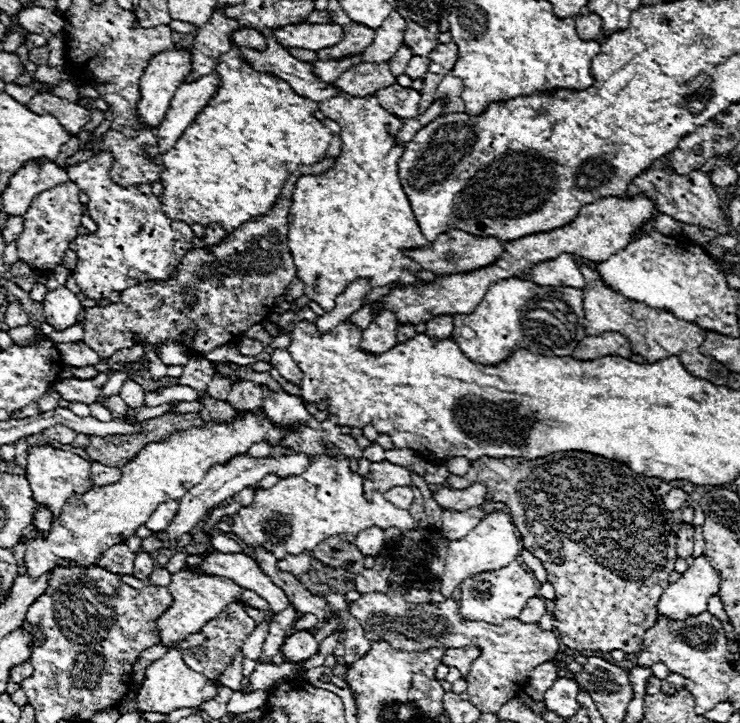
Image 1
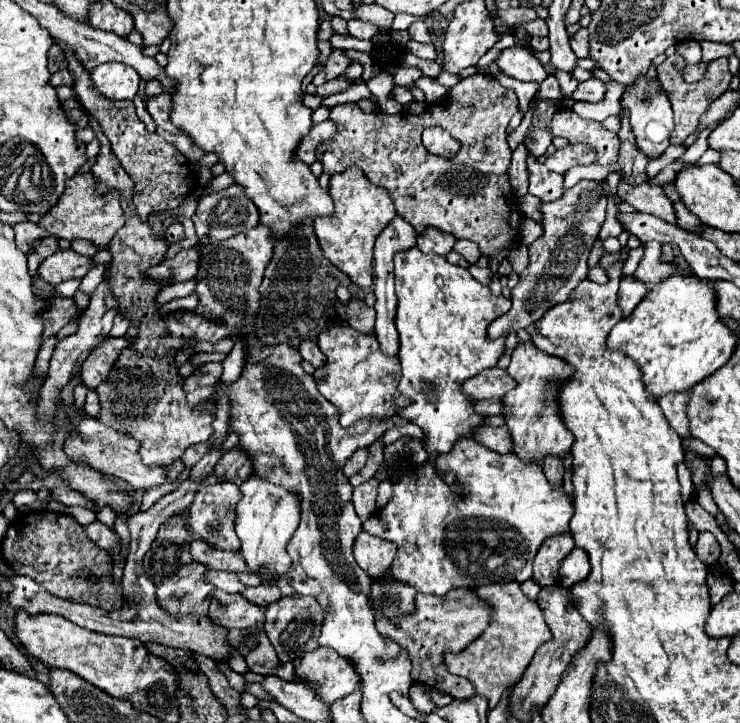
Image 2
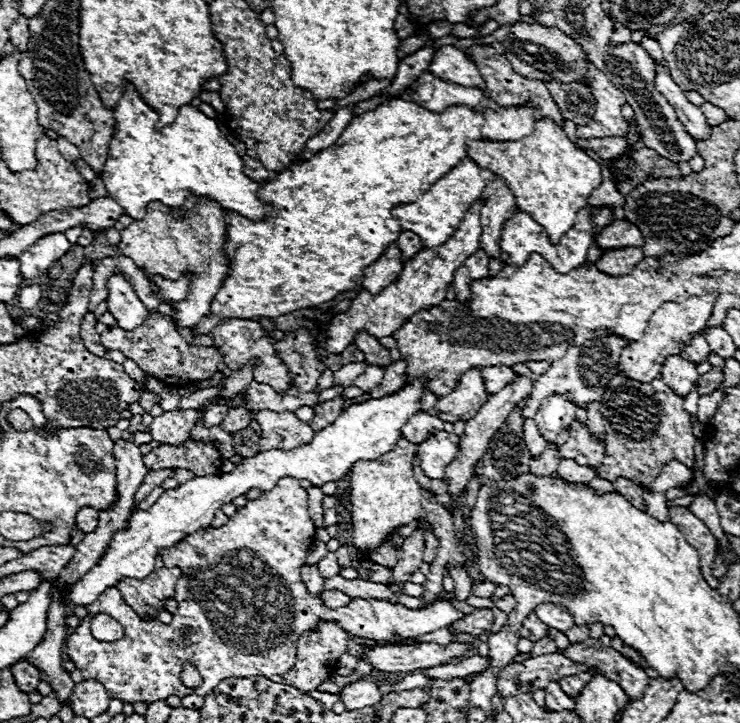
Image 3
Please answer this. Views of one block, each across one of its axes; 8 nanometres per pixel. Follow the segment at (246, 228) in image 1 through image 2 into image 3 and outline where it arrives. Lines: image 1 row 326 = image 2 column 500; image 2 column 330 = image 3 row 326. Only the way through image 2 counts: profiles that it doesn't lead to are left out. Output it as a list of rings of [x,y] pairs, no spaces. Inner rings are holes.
[[[150,312],[142,326],[134,330],[124,330],[120,326],[108,328],[100,336],[104,348],[108,350],[120,350],[126,358],[134,360],[144,372],[158,378],[166,386],[188,386],[198,380],[210,378],[214,372],[218,372],[220,354],[212,346],[190,346],[176,330],[174,322],[164,314]]]

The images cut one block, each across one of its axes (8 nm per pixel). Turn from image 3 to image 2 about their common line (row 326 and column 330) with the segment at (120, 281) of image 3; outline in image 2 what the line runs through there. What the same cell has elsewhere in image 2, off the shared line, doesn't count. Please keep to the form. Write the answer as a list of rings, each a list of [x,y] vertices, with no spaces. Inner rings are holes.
[[[326,120],[326,122],[322,122],[322,124],[314,126],[312,132],[308,132],[308,136],[304,136],[304,140],[300,140],[300,148],[296,150],[296,156],[298,156],[300,160],[304,160],[304,164],[310,166],[312,162],[316,162],[314,150],[316,150],[324,140],[328,140],[334,132],[336,132],[336,124],[334,124],[332,120]]]

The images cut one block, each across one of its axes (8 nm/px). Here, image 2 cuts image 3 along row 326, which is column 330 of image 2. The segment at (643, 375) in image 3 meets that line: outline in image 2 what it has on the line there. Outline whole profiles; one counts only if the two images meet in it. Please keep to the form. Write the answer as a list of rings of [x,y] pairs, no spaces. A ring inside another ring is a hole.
[[[324,646],[306,652],[296,666],[296,674],[310,688],[314,688],[326,704],[332,704],[338,698],[354,692],[360,682],[356,668],[352,668],[352,660]]]

